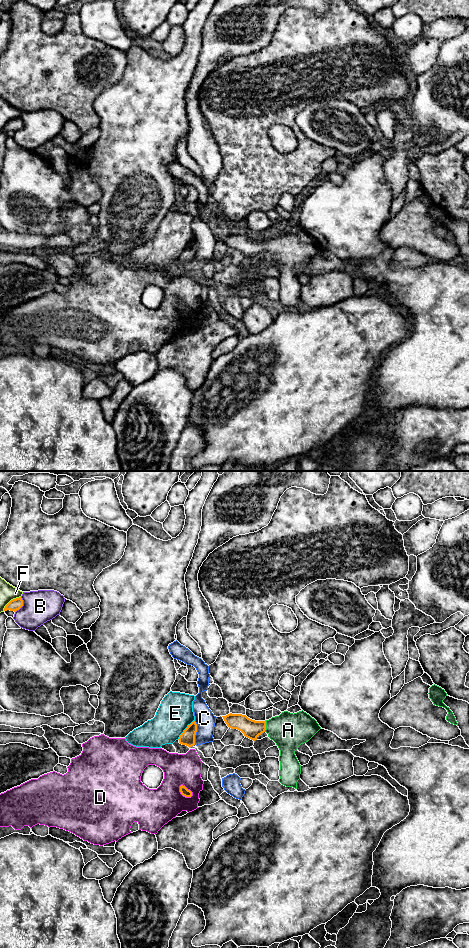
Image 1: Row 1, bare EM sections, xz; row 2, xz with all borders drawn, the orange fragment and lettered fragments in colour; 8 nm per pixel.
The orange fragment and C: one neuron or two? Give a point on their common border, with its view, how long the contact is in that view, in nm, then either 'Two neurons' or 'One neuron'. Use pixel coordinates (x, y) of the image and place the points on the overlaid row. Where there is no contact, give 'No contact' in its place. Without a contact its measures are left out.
Touches orange at xz (195, 733). Shared border 190 nm. Two neurons

